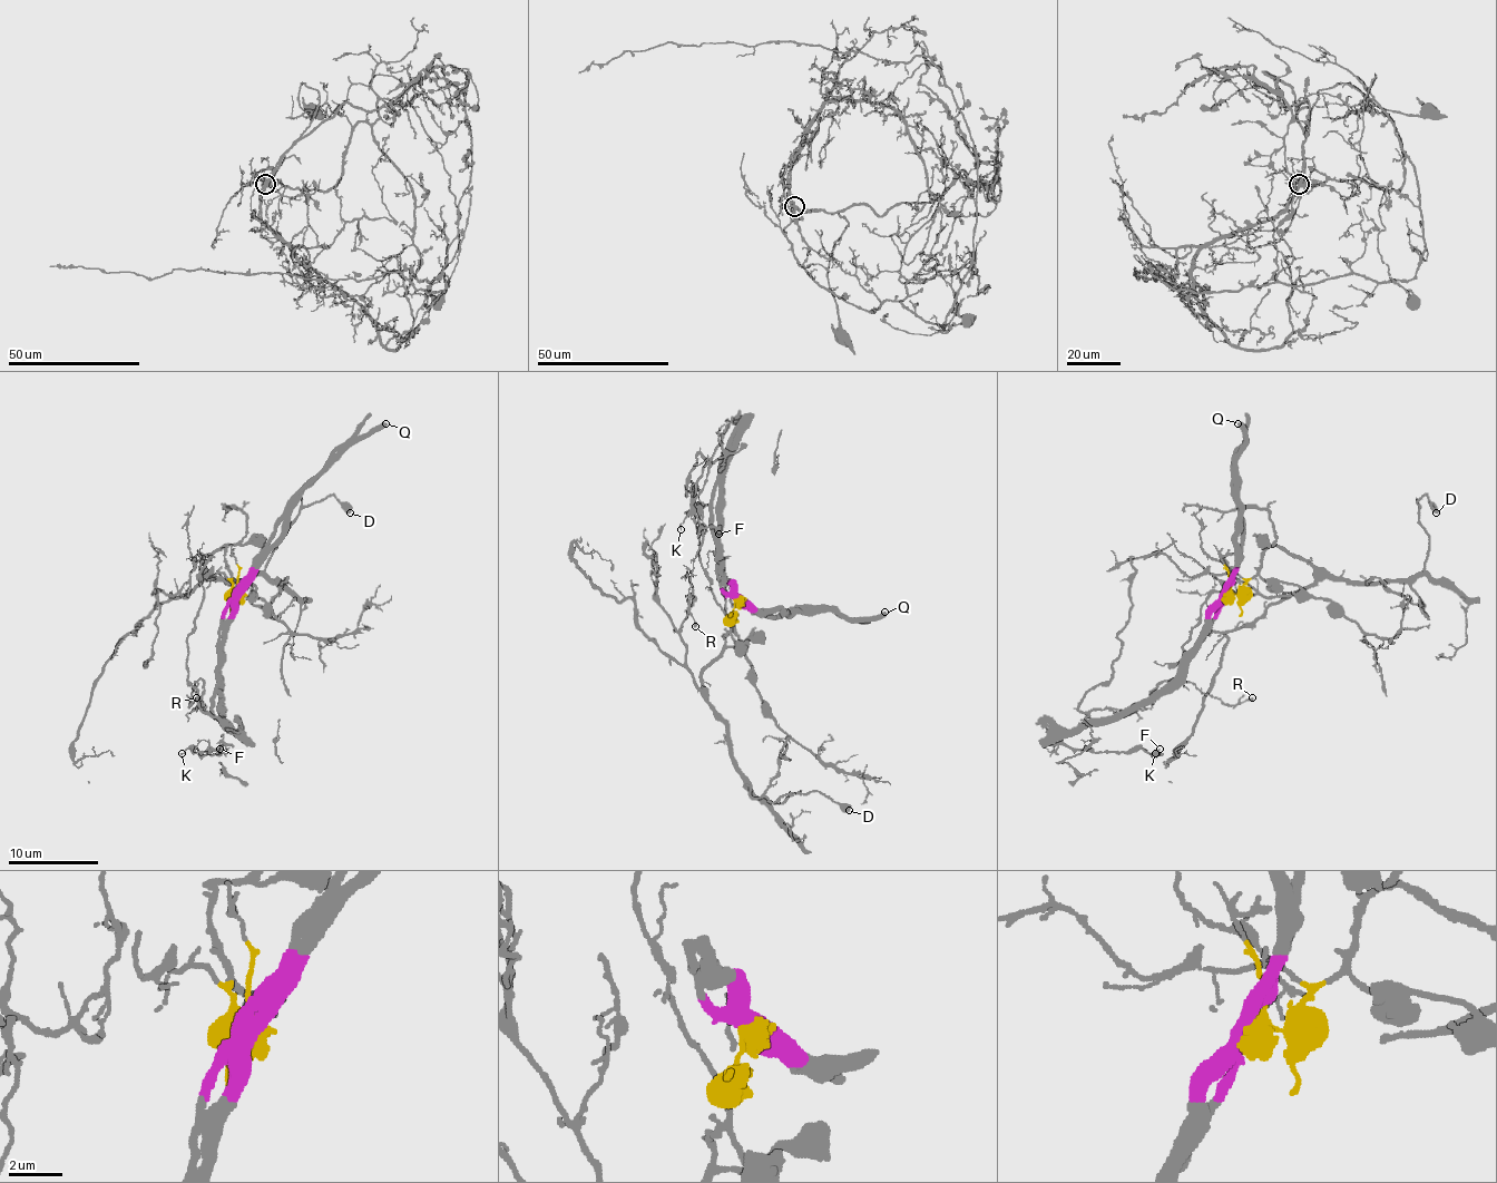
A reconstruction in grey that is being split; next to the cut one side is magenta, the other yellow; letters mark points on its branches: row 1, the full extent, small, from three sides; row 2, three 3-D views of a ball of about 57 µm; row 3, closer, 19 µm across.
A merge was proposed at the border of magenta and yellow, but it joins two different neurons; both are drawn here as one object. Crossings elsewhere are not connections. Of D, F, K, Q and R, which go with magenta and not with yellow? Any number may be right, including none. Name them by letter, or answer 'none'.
F, K, Q, R

